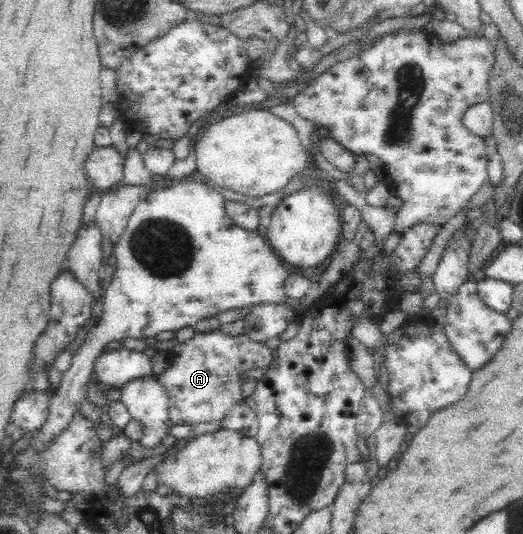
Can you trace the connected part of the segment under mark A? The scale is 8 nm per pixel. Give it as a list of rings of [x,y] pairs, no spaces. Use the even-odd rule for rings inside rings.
[[[213,330],[208,332],[197,332],[193,339],[178,342],[171,351],[166,353],[168,367],[157,375],[157,380],[167,388],[169,392],[168,421],[177,425],[201,425],[219,421],[219,429],[236,431],[243,437],[254,437],[258,432],[258,421],[256,411],[249,408],[245,403],[246,398],[241,392],[245,377],[252,373],[260,373],[267,369],[274,356],[274,344],[261,343],[249,339],[244,333],[231,336],[223,331]]]

